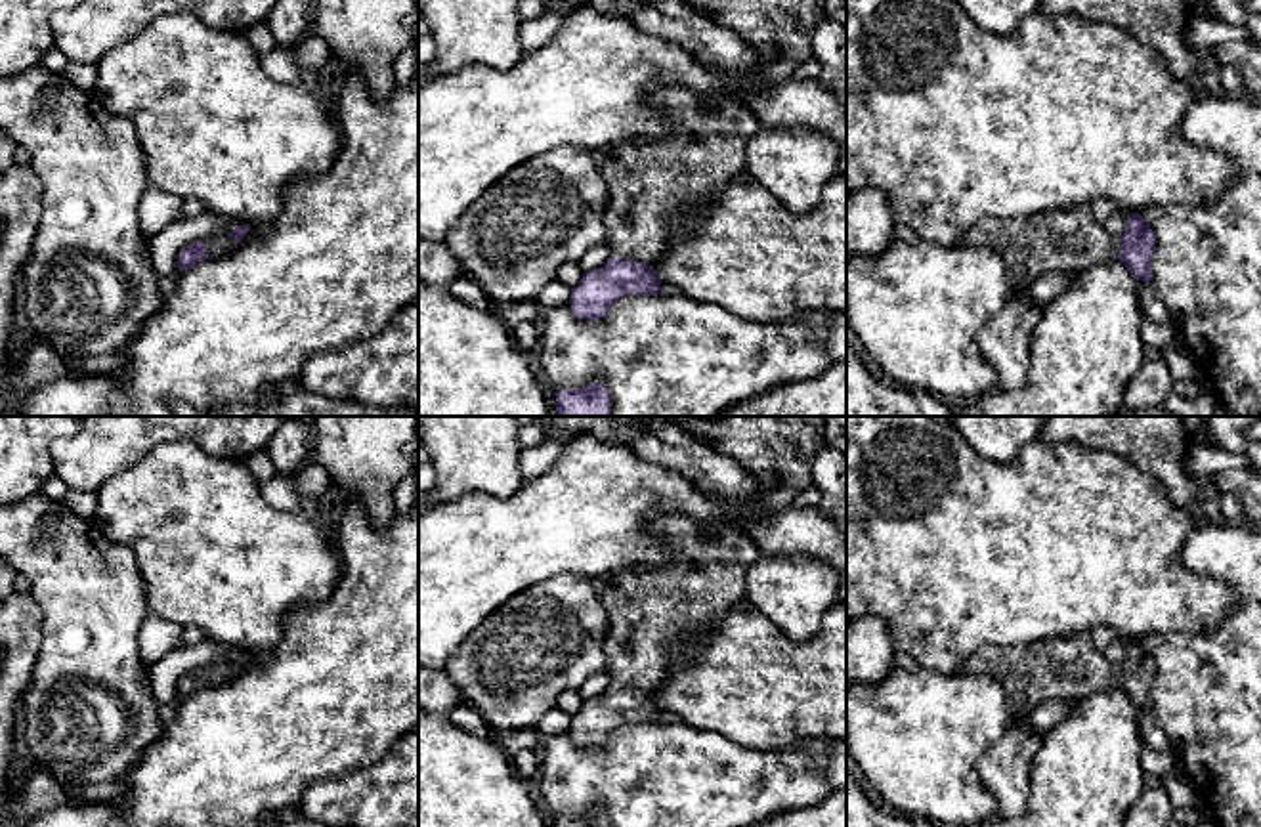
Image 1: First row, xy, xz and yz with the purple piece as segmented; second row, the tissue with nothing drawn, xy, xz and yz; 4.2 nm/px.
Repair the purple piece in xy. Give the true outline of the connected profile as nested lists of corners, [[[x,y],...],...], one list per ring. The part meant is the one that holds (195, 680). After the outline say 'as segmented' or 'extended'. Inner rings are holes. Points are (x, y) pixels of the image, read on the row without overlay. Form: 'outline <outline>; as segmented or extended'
outline [[[243,651],[241,655],[229,659],[225,665],[212,665],[183,674],[178,682],[176,695],[187,699],[204,688],[225,684],[227,680],[237,676],[248,657],[250,651]]]; extended

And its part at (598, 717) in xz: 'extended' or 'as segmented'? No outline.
extended

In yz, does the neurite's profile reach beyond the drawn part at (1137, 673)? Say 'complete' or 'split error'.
split error

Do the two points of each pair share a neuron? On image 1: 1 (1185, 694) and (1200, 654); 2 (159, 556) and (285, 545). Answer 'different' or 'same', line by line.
1: same
2: same

